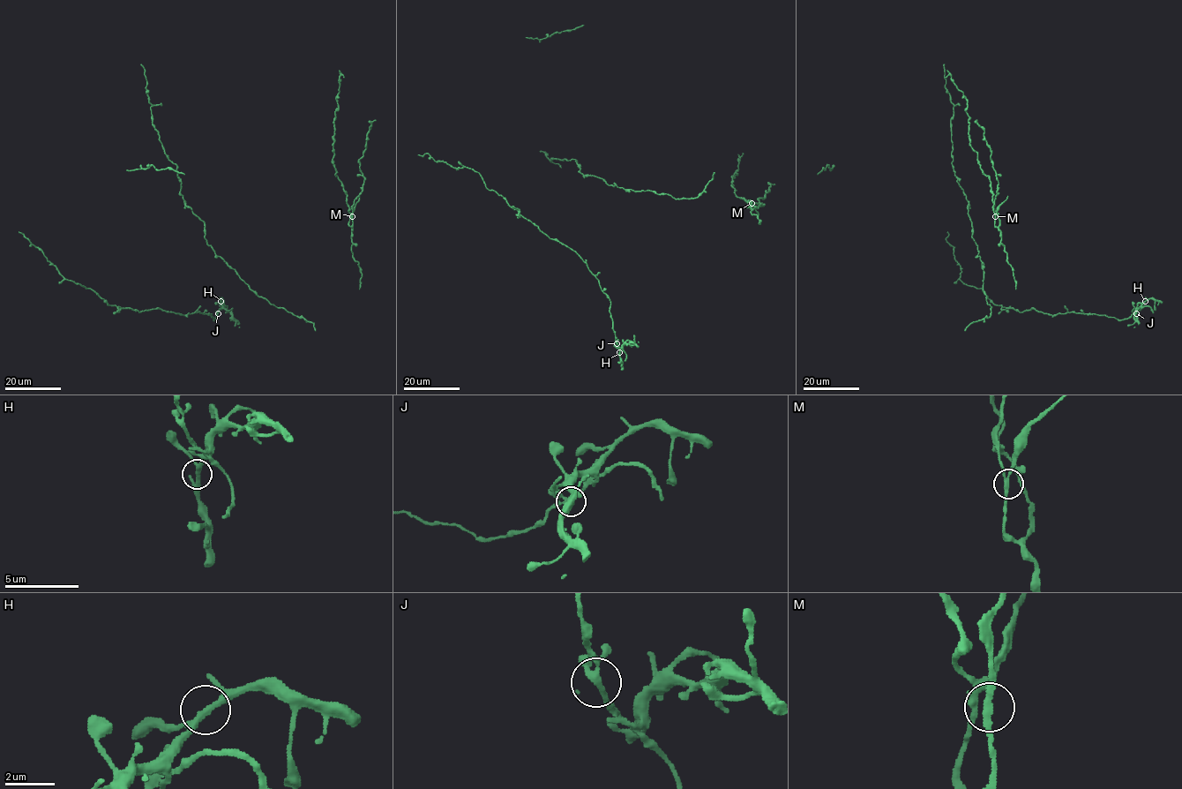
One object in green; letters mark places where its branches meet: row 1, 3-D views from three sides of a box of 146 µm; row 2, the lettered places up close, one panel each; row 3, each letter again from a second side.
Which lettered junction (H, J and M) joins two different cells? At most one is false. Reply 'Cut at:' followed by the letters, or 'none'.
Cut at: M

